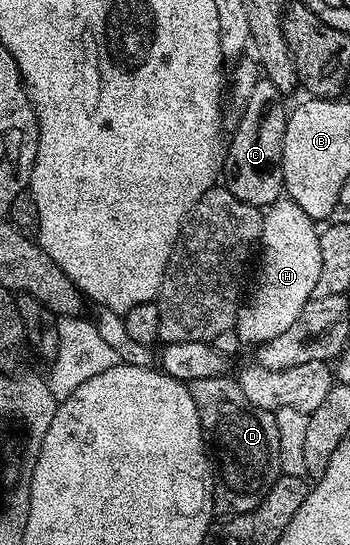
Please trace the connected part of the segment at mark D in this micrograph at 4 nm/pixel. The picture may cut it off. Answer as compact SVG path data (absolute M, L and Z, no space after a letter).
M229 374L199 378L188 385L195 410L199 410L201 434L211 453L213 507L226 517L255 510L282 475L279 462L279 430L274 413L252 404L240 383Z

